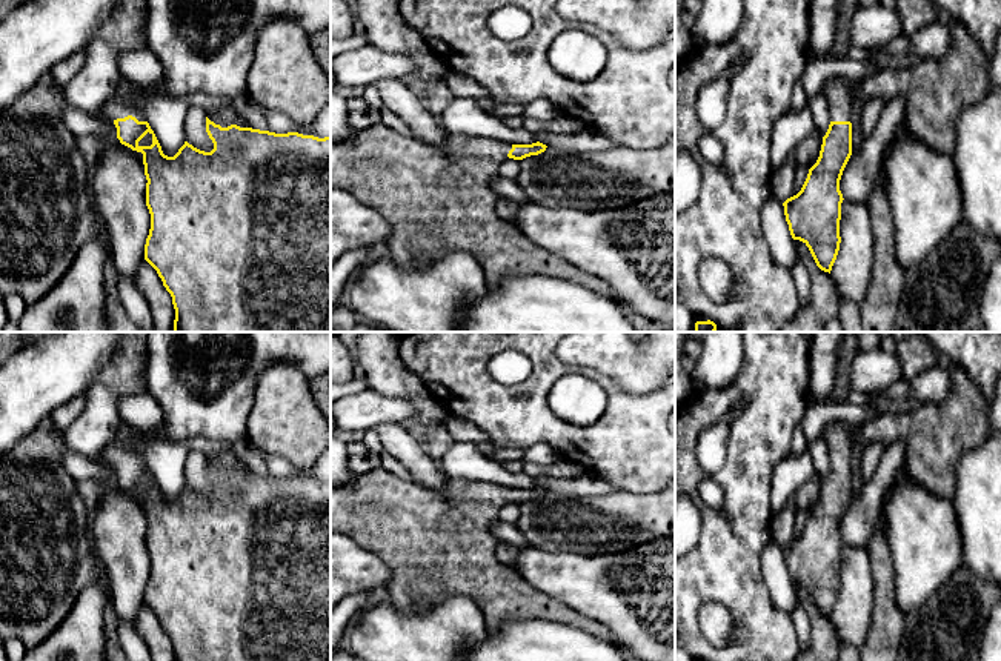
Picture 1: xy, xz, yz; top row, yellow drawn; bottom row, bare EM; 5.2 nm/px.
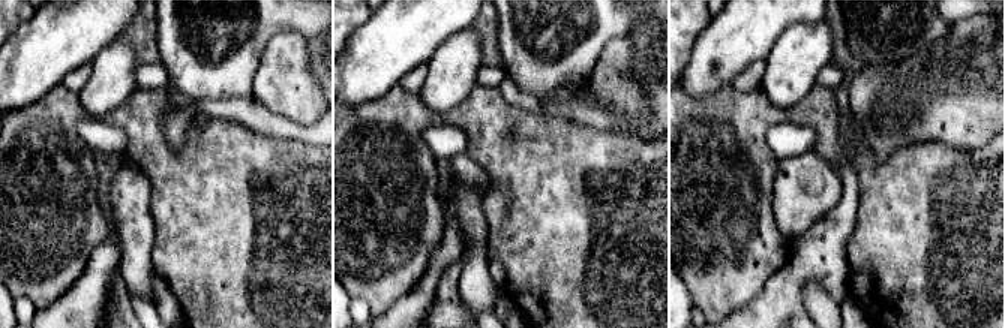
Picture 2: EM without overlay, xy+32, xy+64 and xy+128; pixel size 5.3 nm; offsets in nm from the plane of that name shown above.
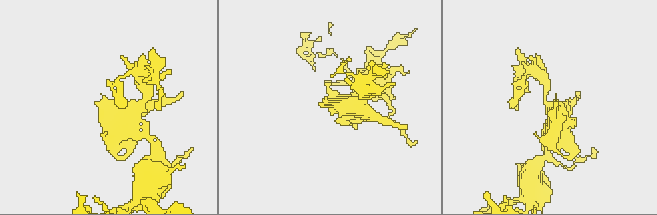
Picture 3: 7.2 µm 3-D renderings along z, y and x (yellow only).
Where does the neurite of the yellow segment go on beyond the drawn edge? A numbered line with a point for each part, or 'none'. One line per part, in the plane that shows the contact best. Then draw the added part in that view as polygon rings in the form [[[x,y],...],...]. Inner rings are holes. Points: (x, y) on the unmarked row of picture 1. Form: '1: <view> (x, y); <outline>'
1: xy (113, 454); [[[109,444],[106,446],[100,455],[103,457],[105,463],[108,464],[117,464],[117,463],[125,463],[128,460],[135,461],[138,466],[145,466],[143,460],[134,453],[131,453],[129,450],[123,449],[118,444]]]

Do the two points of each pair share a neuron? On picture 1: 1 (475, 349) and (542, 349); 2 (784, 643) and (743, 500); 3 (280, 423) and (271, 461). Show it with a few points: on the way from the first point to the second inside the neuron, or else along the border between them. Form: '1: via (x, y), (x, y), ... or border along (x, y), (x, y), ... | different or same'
1: via (492, 348), (525, 348) | same
2: via (751, 607), (744, 595), (744, 535) | same
3: border along (245, 435), (259, 448), (306, 469) | different

